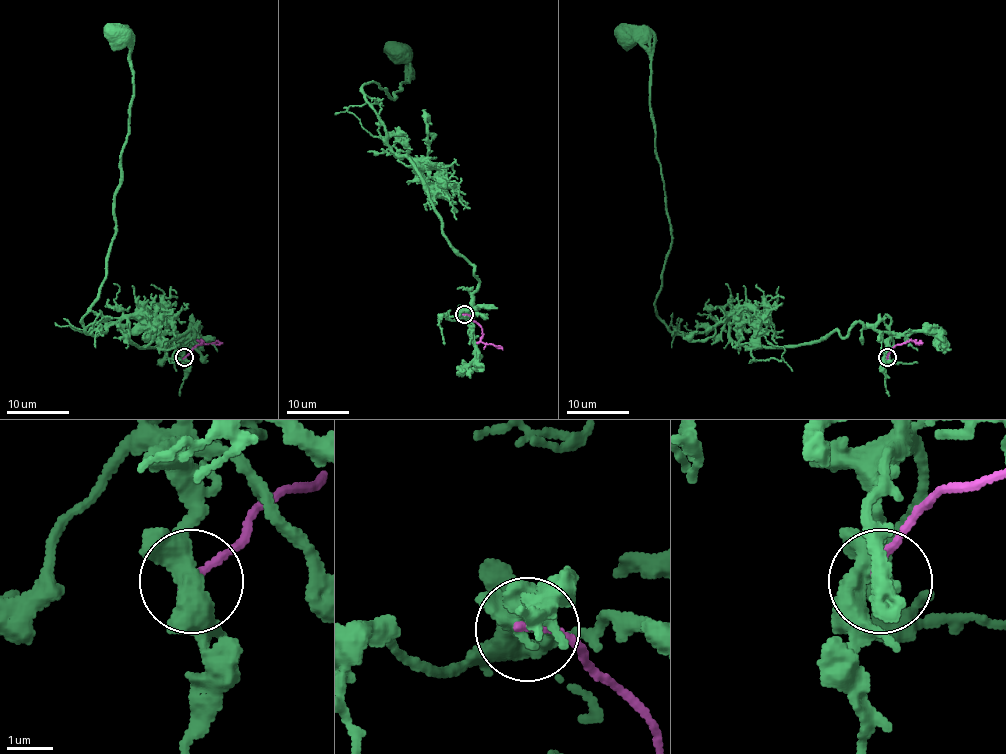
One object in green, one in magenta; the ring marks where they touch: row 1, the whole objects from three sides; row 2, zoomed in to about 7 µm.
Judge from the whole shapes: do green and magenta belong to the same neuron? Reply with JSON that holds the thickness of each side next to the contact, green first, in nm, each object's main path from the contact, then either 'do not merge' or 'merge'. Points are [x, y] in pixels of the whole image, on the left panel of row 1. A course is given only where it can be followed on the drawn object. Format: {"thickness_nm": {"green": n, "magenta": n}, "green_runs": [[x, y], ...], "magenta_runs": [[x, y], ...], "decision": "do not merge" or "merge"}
{"thickness_nm": {"green": 280, "magenta": 170}, "green_runs": [[184, 358], [198, 322], [195, 337], [143, 347], [82, 319], [112, 244], [132, 102], [131, 43], [117, 36]], "magenta_runs": [[184, 358], [201, 341], [204, 344], [223, 342]], "decision": "do not merge"}

